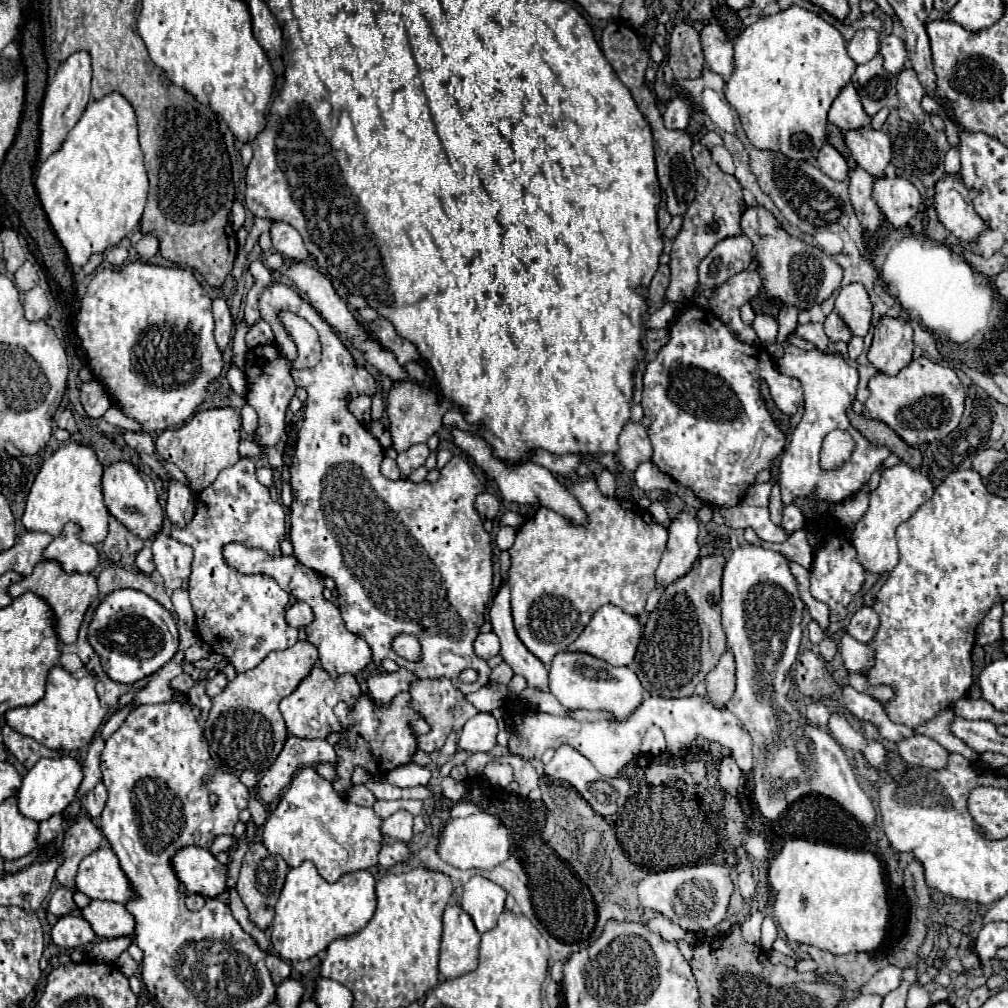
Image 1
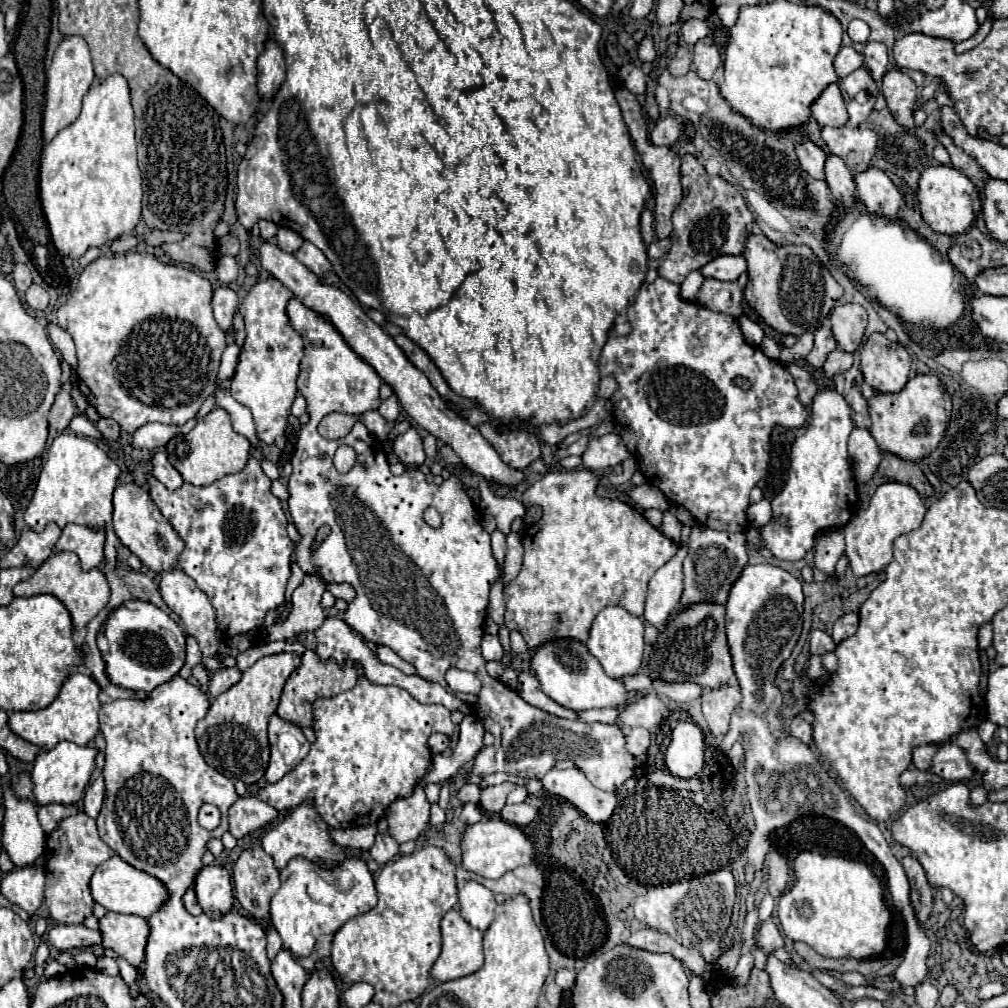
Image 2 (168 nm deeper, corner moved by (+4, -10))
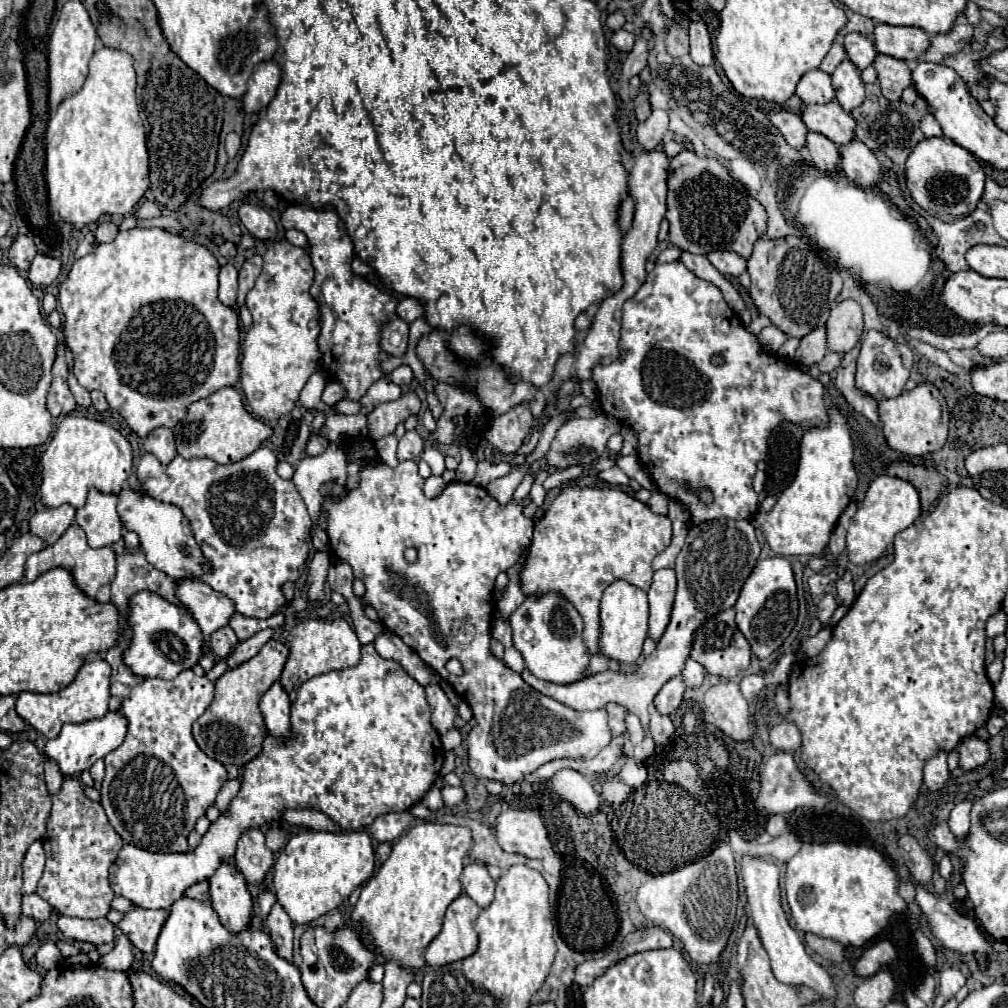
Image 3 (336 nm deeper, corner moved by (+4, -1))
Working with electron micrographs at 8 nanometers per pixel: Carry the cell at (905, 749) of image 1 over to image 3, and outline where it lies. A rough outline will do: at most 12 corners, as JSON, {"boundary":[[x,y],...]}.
{"boundary":[[973,735],[959,741],[959,767],[975,769],[989,759],[989,745]]}

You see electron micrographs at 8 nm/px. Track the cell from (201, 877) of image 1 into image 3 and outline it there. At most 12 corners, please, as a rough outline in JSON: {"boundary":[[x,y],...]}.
{"boundary":[[223,861],[209,897],[225,929],[249,925],[253,901],[243,875]]}

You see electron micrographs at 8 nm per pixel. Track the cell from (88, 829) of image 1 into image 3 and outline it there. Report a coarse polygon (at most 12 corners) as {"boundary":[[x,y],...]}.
{"boundary":[[77,779],[53,795],[37,895],[105,917],[123,839]]}

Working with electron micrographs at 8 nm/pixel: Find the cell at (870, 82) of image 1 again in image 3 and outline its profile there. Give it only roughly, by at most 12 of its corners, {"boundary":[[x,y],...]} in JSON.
{"boundary":[[849,59],[831,79],[847,113],[865,101],[861,71]]}

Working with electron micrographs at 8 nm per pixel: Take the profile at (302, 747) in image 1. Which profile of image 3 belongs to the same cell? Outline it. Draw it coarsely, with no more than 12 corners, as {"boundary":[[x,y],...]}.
{"boundary":[[279,681],[261,697],[267,733],[295,739],[291,703]]}

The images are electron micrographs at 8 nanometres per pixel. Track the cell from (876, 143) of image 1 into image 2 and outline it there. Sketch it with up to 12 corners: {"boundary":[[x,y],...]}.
{"boundary":[[823,126],[831,154],[855,174],[869,166],[877,134]]}

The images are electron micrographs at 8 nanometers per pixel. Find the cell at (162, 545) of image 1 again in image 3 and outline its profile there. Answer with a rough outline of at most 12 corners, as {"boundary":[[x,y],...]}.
{"boundary":[[191,577],[177,581],[175,597],[203,631],[199,665],[211,671],[209,639],[229,623],[233,603]]}

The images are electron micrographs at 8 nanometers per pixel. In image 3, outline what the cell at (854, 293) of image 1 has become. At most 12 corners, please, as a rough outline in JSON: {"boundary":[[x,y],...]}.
{"boundary":[[853,299],[831,307],[827,343],[847,353],[863,331],[863,311]]}

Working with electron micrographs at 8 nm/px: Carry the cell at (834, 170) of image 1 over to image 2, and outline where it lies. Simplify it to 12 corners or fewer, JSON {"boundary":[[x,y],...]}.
{"boundary":[[811,140],[795,146],[801,168],[825,178],[825,152]]}

